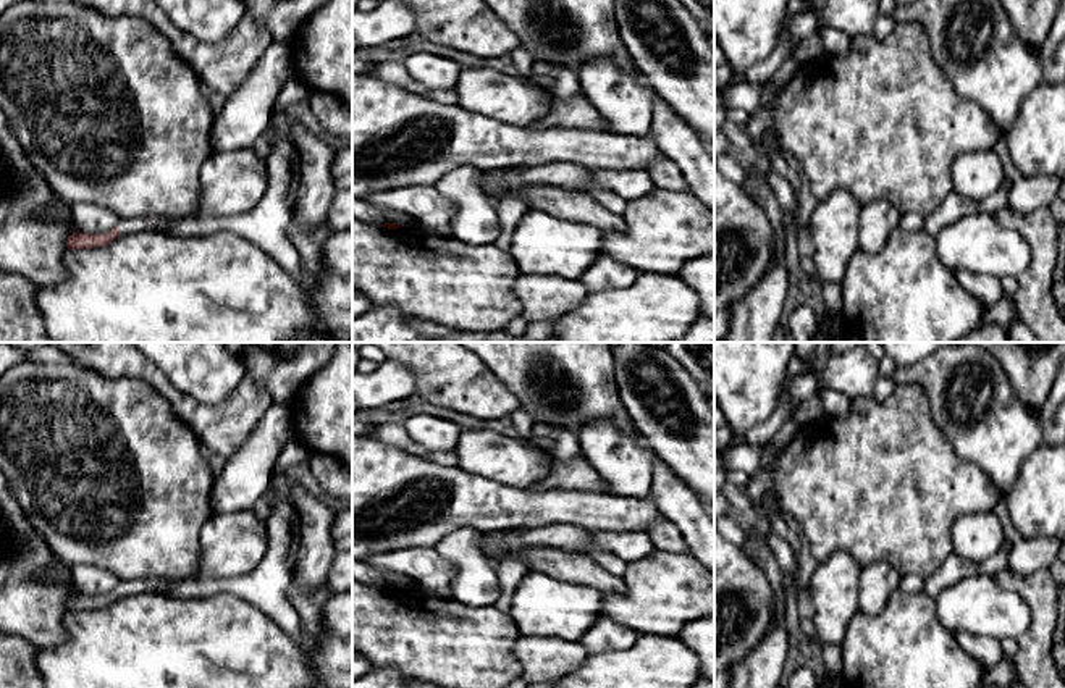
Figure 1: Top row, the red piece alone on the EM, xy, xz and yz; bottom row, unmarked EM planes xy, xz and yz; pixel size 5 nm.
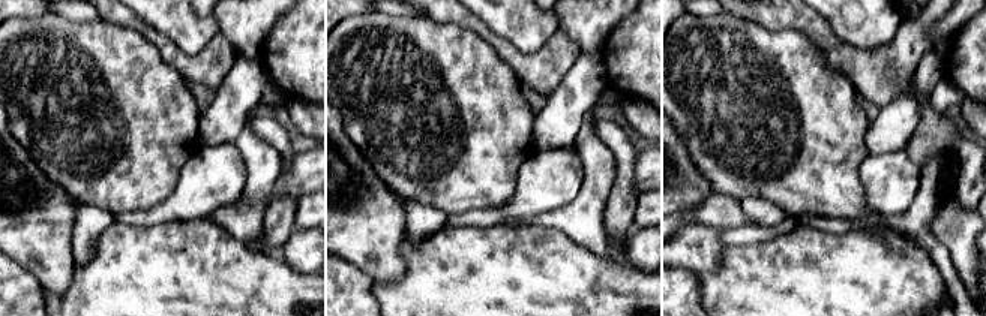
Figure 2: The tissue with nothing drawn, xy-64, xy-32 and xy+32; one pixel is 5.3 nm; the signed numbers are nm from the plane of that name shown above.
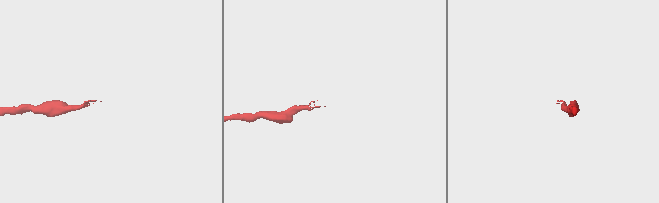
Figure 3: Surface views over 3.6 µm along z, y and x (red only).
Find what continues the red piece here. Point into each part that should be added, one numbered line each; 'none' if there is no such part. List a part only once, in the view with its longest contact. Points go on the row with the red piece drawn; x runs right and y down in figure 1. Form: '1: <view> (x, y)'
1: xy (133, 225)

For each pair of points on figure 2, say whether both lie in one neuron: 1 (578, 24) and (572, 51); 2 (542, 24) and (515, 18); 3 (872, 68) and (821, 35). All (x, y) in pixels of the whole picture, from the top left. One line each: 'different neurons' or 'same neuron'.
1: different neurons
2: same neuron
3: same neuron

